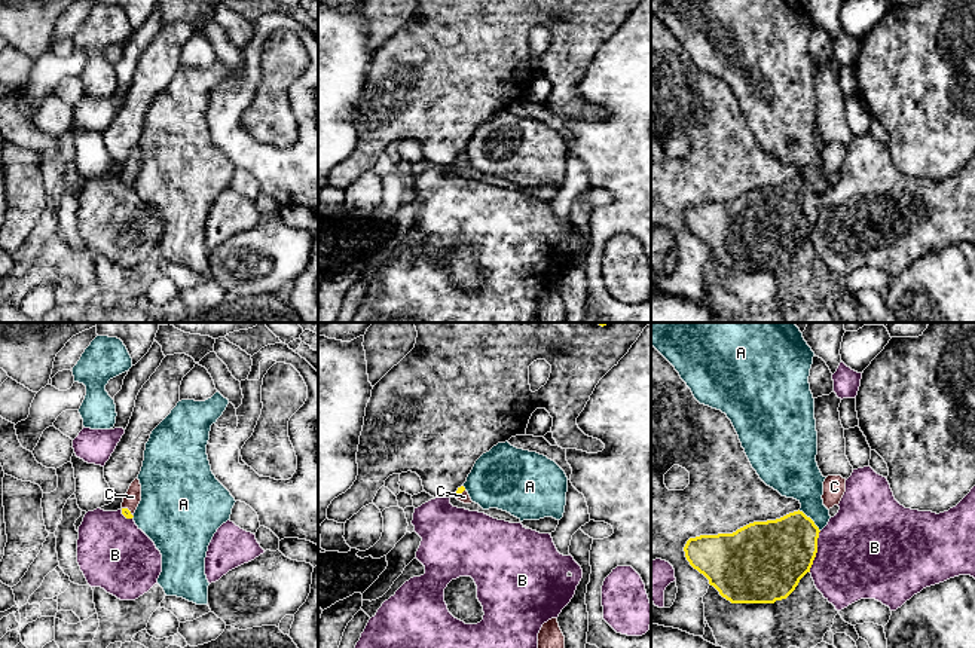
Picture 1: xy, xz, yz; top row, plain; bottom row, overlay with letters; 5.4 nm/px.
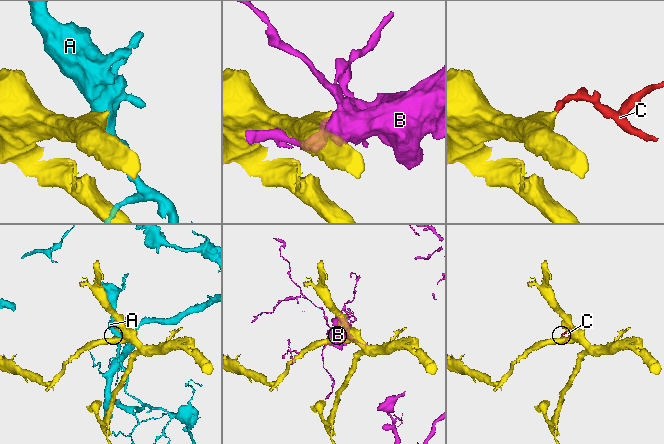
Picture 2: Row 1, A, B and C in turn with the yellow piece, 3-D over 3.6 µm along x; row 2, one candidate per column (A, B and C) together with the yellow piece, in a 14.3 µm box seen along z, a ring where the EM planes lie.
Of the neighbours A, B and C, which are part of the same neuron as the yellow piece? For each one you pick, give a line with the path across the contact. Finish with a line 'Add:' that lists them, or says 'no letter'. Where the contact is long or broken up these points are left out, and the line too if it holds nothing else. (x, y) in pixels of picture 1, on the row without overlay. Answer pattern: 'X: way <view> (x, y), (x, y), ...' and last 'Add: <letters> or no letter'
C: way xy (125, 179), (128, 177), (133, 164)
Add: C

